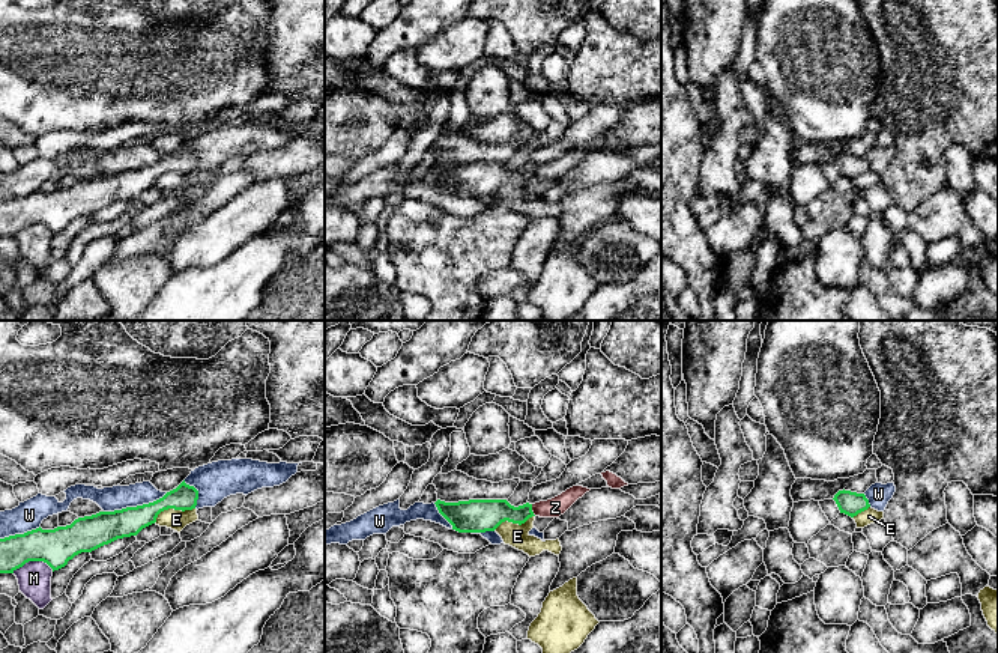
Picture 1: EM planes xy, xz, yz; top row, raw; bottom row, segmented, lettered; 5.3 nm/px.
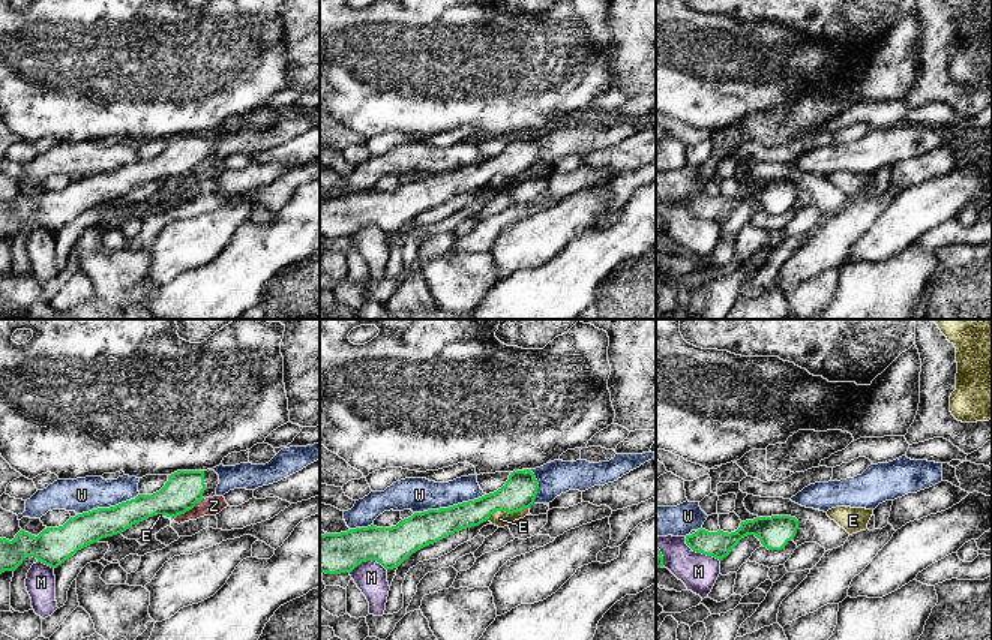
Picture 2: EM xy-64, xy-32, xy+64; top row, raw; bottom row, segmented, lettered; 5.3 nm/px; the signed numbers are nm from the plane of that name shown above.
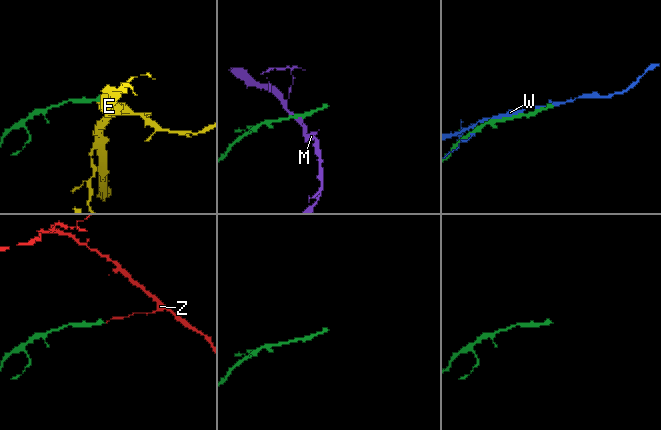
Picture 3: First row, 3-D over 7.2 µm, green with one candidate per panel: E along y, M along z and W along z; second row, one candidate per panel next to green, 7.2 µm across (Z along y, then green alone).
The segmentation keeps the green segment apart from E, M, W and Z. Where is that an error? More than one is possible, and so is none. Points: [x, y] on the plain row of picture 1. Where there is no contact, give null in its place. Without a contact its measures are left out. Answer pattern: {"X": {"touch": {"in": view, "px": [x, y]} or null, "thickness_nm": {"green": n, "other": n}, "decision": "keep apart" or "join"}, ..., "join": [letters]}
{"E": {"touch": {"in": "xy", "px": [172, 170]}, "thickness_nm": {"green": 150, "other": 110}, "decision": "keep apart"}, "M": {"touch": {"in": "xy", "px": [32, 223]}, "thickness_nm": {"green": 190, "other": 180}, "decision": "keep apart"}, "W": {"touch": {"in": "xy", "px": [137, 169]}, "thickness_nm": {"green": 170, "other": 130}, "decision": "keep apart"}, "Z": {"touch": {"in": "xz", "px": [531, 173]}, "thickness_nm": {"green": 180, "other": 100}, "decision": "keep apart"}, "join": []}

